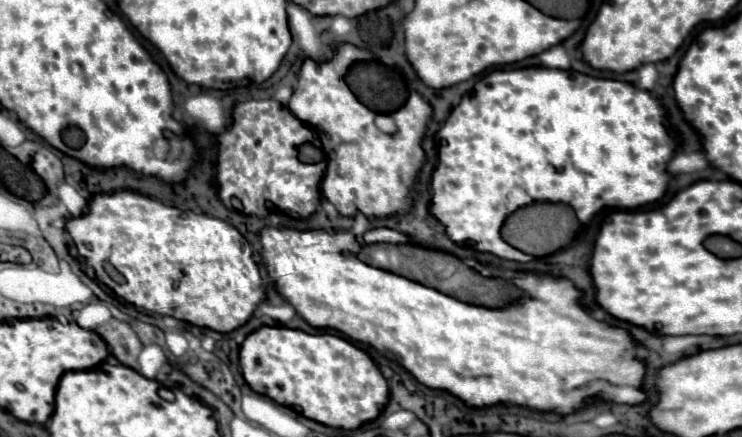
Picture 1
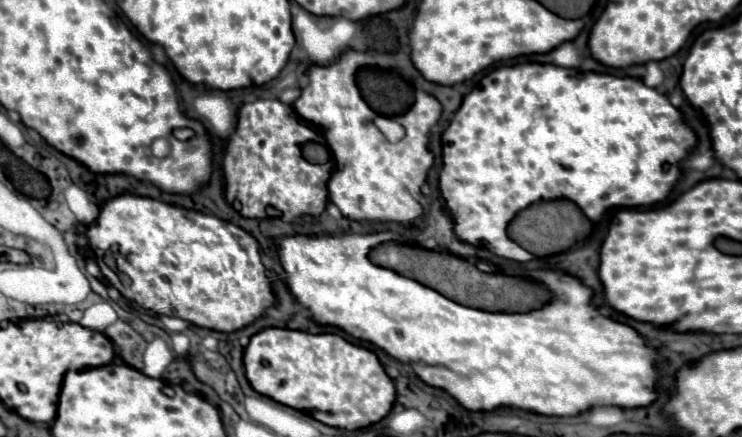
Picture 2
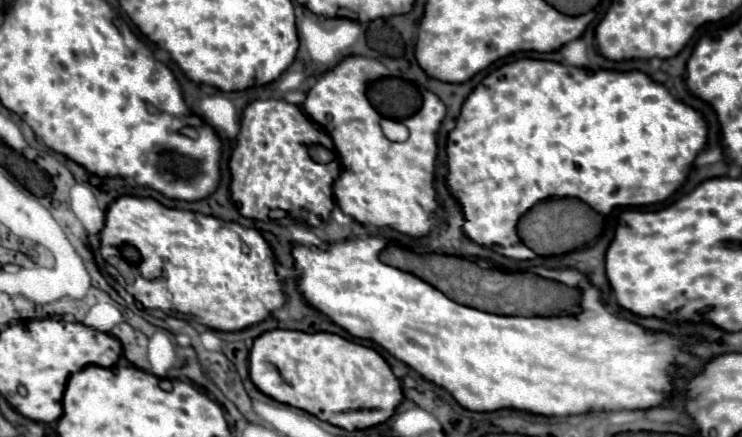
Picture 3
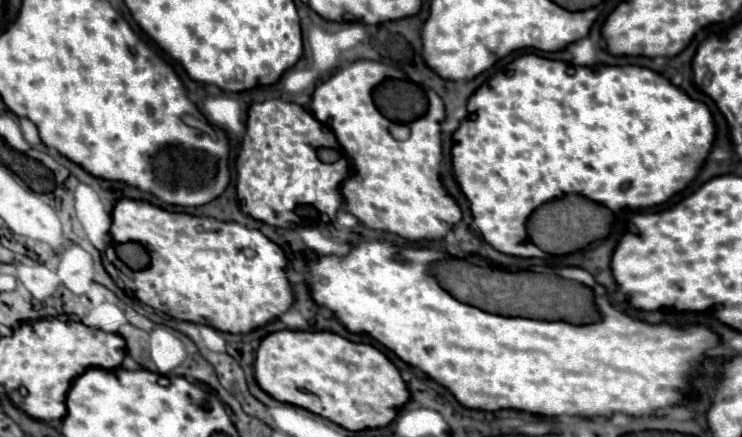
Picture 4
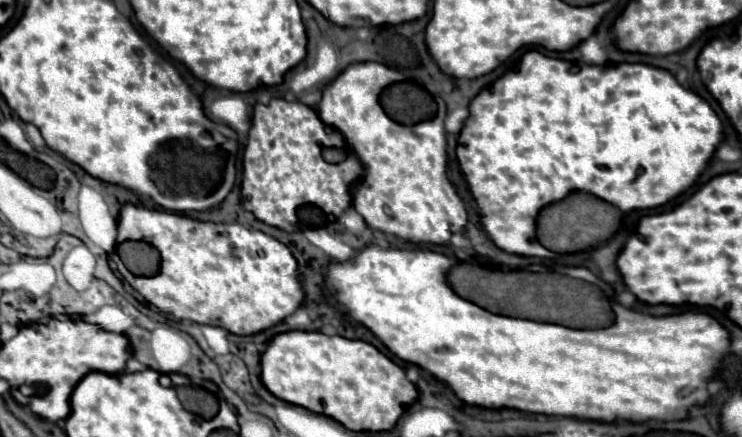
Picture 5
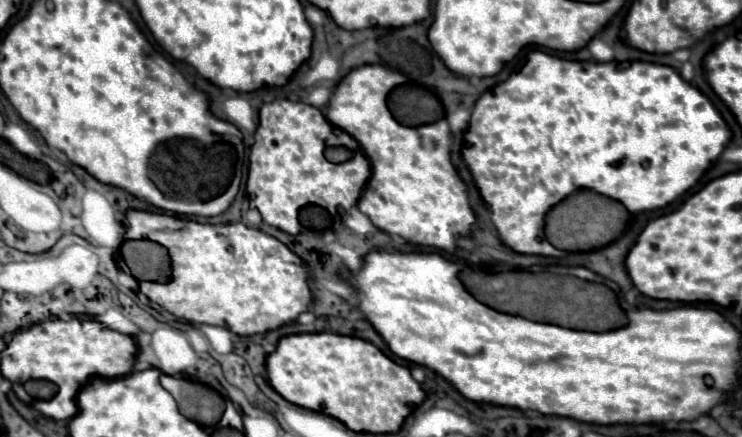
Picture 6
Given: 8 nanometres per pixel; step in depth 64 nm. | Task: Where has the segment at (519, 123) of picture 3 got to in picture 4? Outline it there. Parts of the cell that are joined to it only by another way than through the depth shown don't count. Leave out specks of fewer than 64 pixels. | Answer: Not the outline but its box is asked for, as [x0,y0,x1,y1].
[452,54,716,258]

